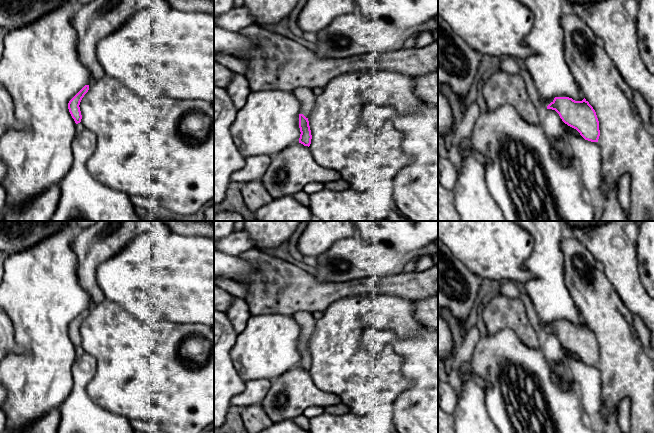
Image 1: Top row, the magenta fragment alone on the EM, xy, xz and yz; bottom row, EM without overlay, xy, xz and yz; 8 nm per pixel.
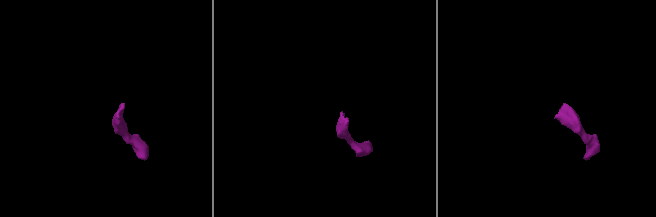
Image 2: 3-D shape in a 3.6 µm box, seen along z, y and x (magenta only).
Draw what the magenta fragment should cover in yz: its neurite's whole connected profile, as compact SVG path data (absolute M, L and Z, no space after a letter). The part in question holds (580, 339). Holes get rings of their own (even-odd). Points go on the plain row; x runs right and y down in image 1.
M526 292L522 293L519 298L525 304L531 325L540 336L546 333L555 334L562 345L576 353L585 364L598 366L600 360L599 345L595 334L585 322L582 325L575 325L569 321L542 324L533 302Z

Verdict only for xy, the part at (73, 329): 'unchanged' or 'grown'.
unchanged

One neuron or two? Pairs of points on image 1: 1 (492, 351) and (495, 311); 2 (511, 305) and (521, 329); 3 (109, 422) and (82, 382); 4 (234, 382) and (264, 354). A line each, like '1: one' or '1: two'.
1: two
2: one
3: one
4: two

